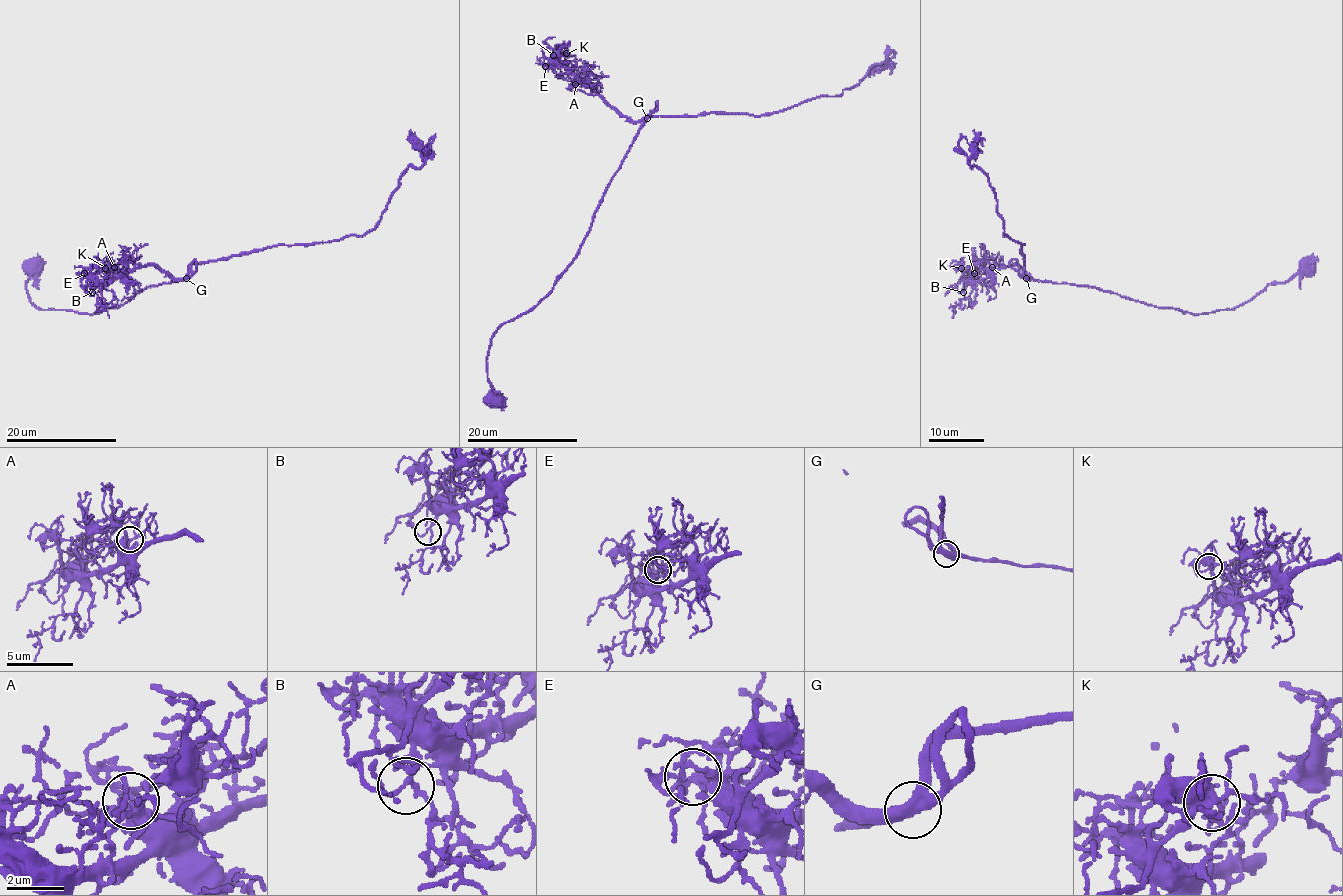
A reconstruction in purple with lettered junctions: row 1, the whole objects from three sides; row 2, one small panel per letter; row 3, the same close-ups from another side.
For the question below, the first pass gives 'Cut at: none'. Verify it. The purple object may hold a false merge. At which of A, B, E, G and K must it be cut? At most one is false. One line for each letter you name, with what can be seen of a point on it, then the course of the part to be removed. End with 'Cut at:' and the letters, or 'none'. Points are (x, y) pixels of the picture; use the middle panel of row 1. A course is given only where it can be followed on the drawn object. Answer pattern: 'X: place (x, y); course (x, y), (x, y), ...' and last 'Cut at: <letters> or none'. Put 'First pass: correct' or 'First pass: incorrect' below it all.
Cut at: none
First pass: correct

